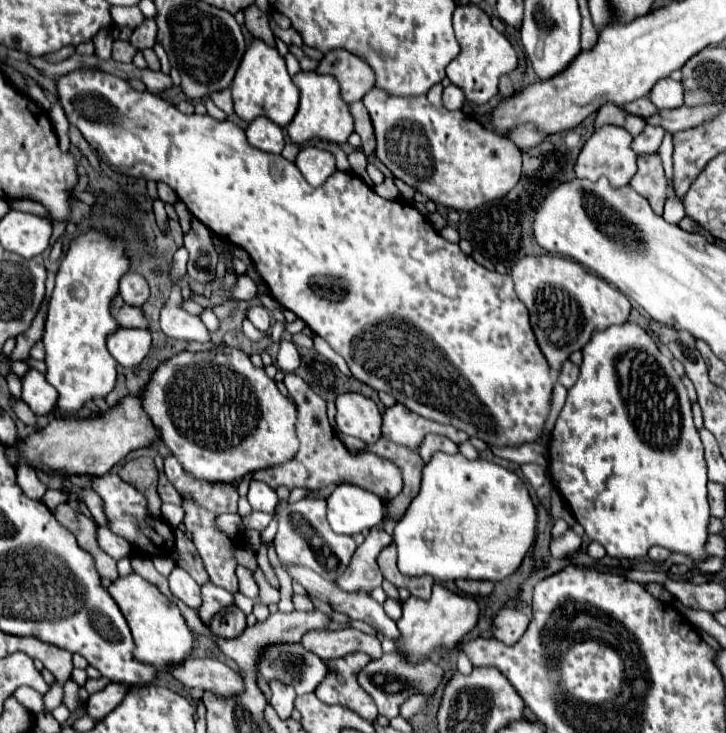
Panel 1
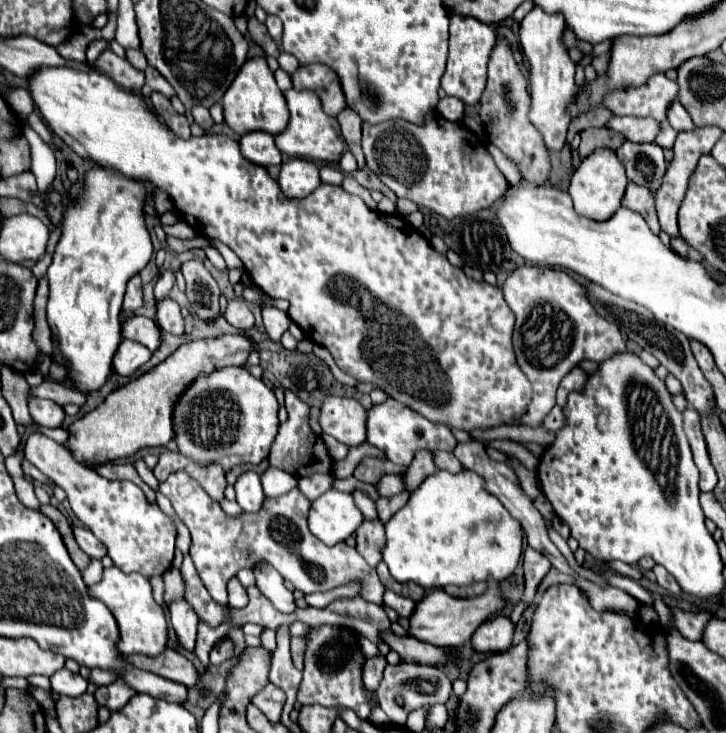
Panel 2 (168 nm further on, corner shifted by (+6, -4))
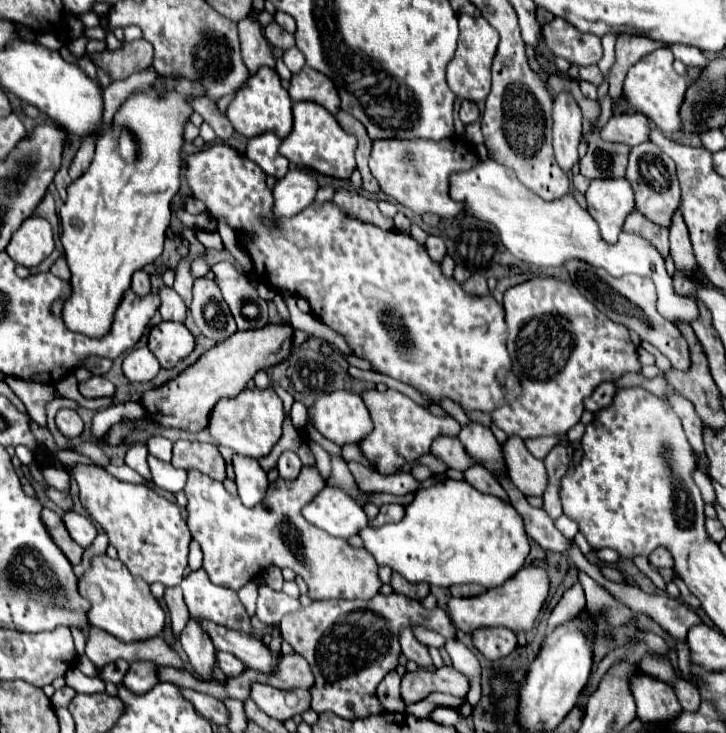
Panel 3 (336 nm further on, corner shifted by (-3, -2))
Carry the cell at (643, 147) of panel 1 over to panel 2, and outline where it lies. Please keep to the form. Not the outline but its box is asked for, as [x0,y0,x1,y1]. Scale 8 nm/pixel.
[616,143,666,193]

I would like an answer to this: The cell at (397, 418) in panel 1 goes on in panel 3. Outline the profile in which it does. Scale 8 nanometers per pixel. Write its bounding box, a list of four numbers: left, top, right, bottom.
[359,389,461,475]

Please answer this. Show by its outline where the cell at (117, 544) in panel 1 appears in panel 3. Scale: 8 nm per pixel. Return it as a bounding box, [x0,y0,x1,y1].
[63,511,97,549]

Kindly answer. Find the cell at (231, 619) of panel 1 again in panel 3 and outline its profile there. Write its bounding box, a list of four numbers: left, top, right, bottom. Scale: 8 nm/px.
[217,653,245,677]

